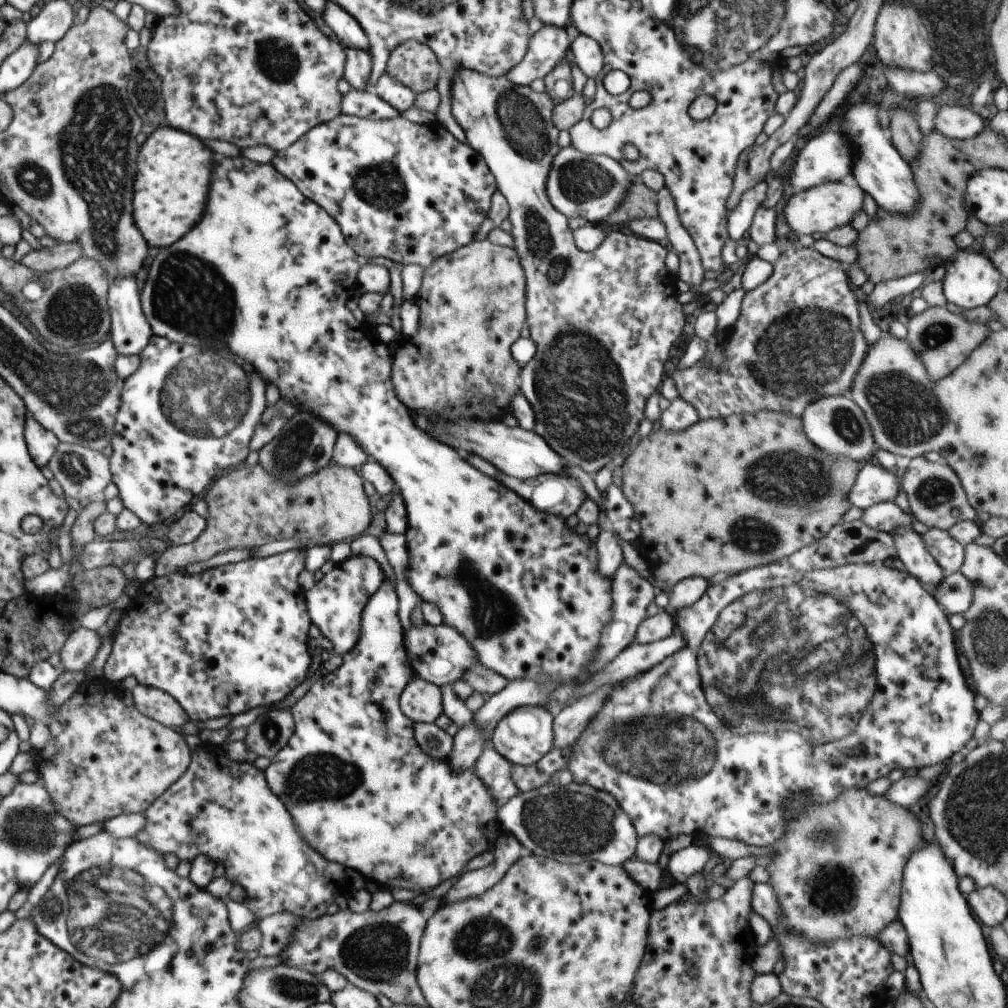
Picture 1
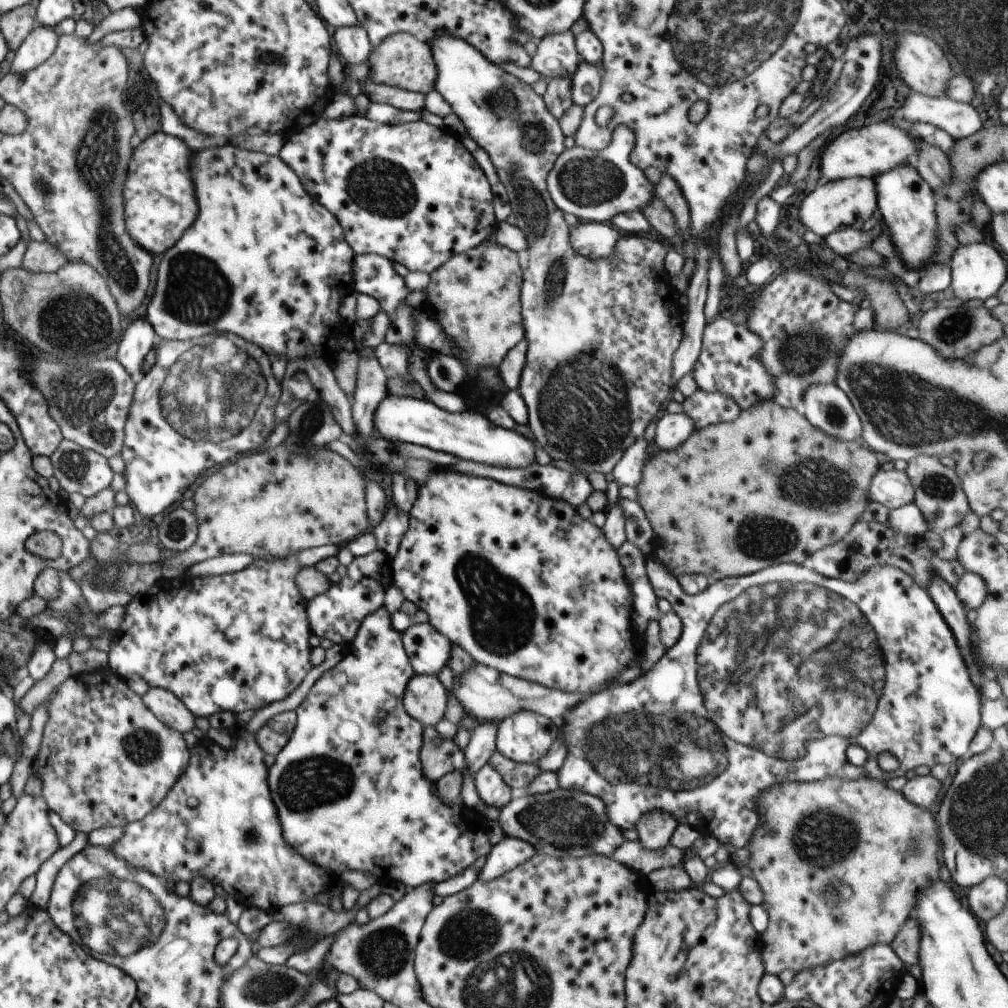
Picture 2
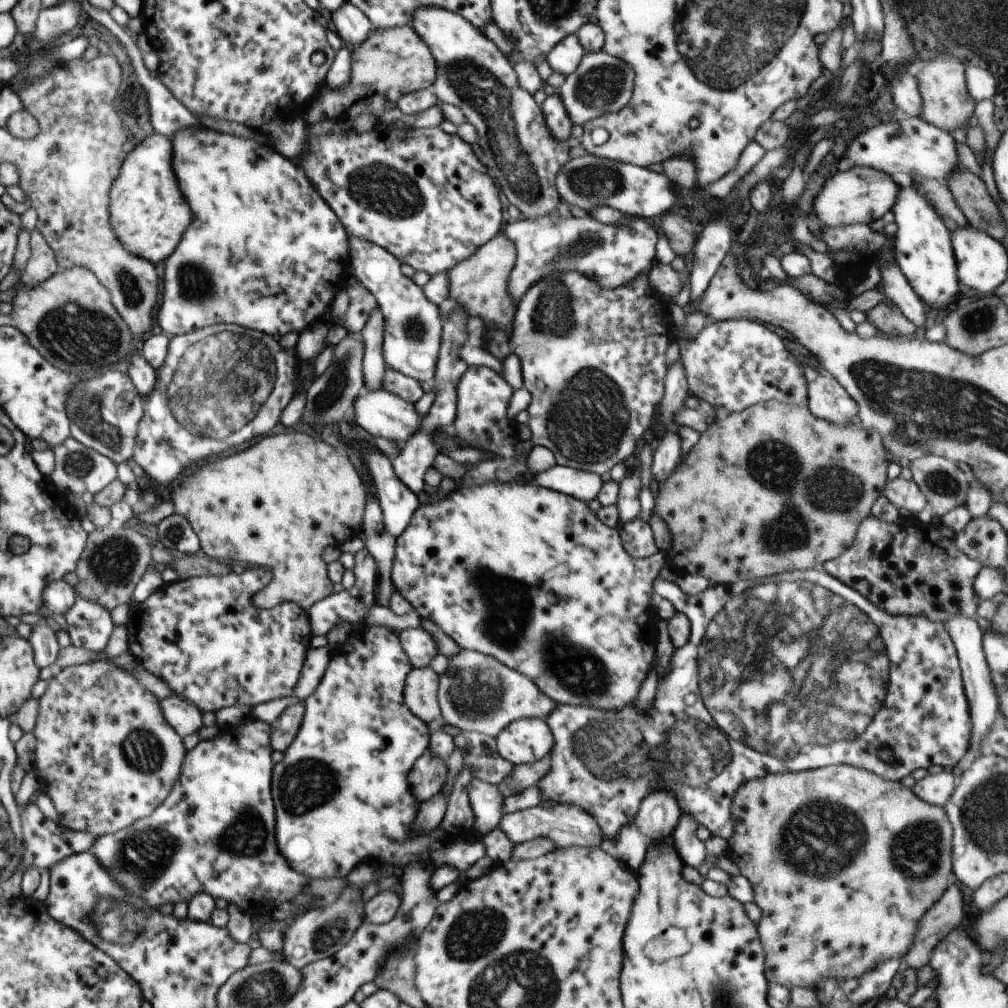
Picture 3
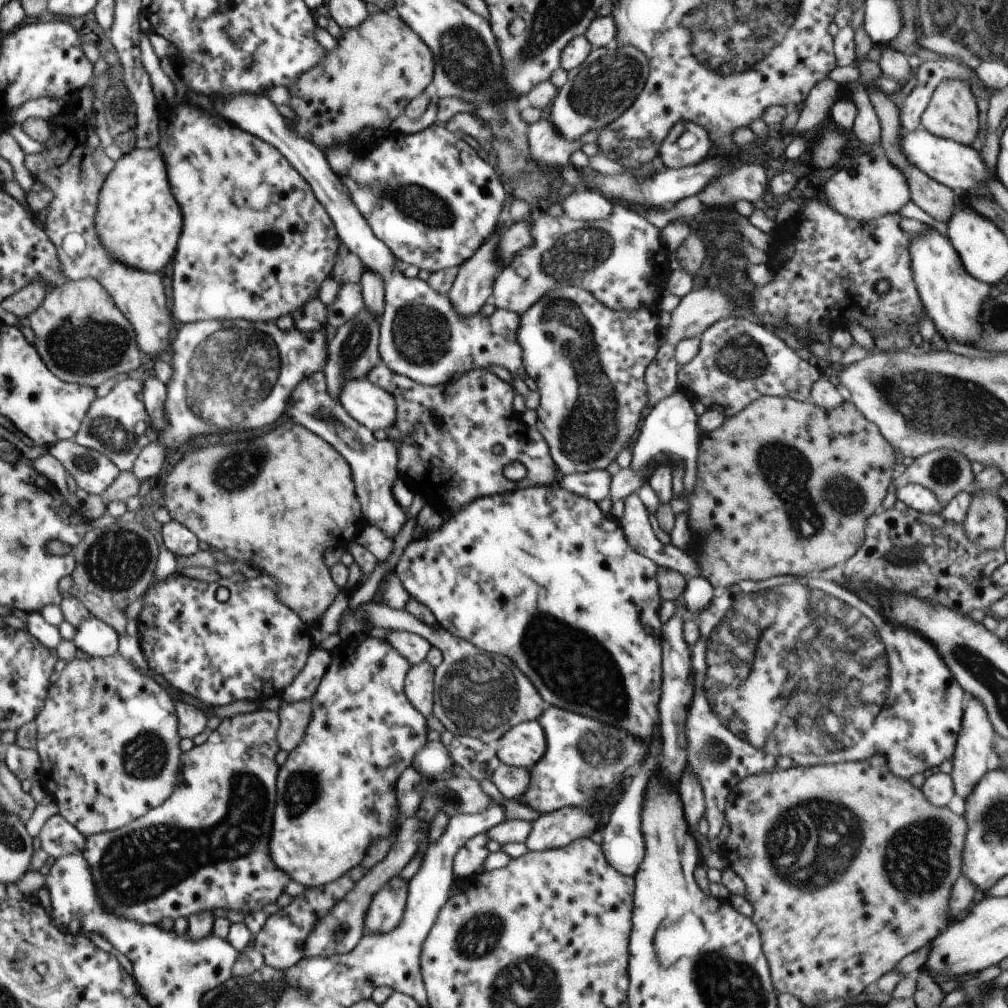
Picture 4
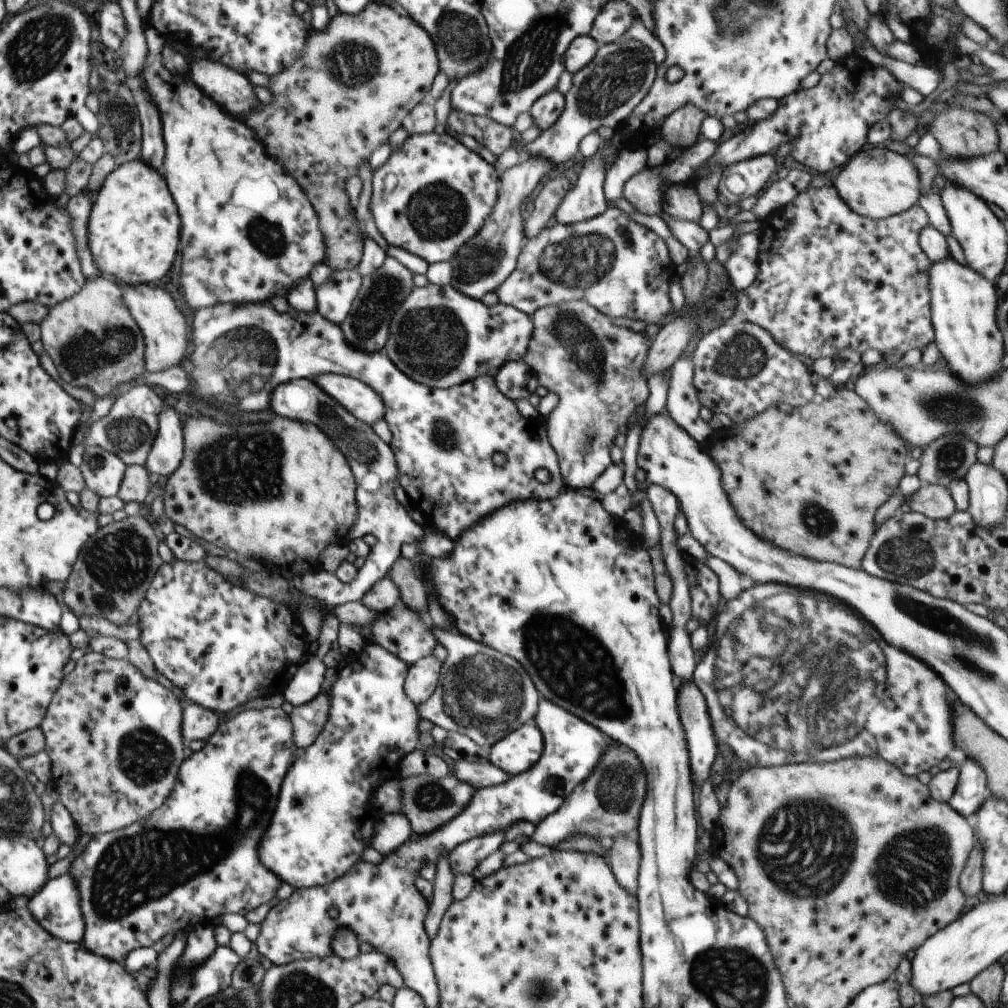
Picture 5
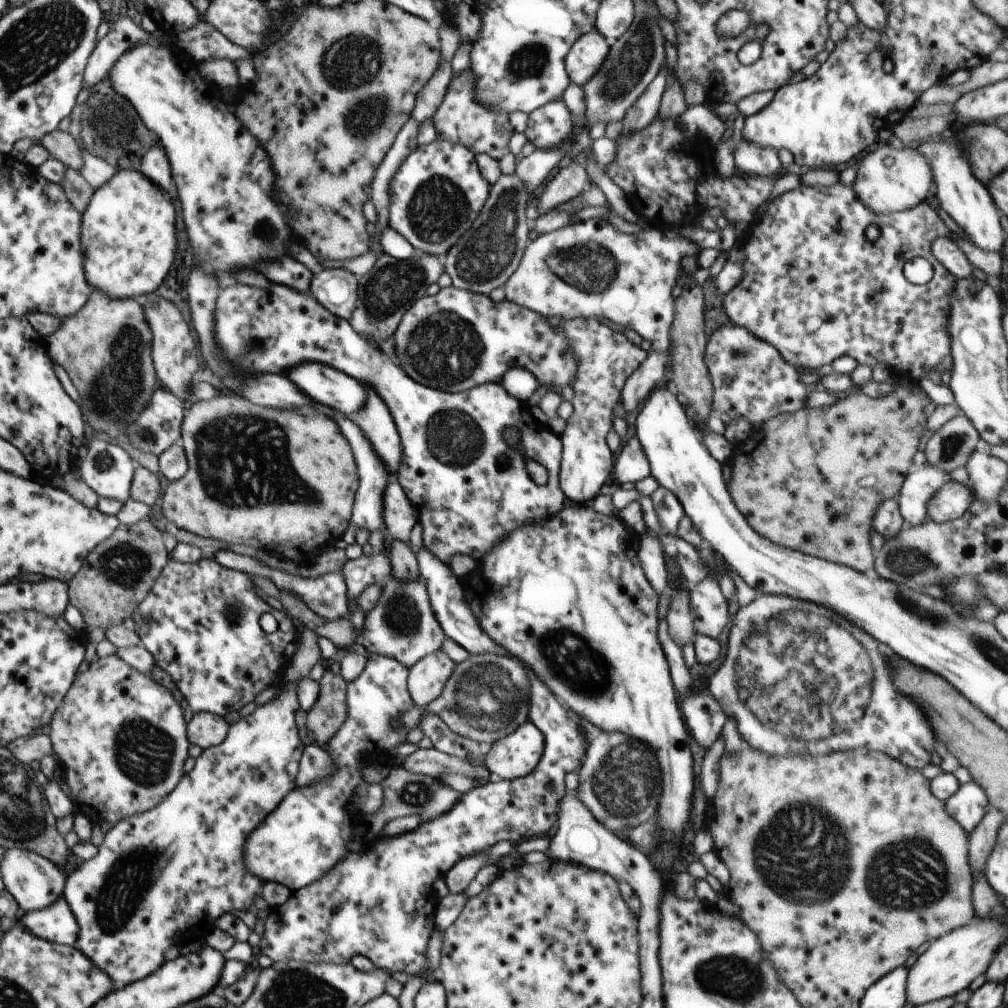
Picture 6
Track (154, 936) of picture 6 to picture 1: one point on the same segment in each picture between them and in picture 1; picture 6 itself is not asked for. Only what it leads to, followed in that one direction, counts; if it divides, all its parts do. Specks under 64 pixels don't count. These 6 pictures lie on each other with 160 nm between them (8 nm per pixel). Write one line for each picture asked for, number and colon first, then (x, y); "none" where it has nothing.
1: (222, 809)
2: (219, 822)
3: (215, 833)
4: (159, 866)
5: (195, 858)

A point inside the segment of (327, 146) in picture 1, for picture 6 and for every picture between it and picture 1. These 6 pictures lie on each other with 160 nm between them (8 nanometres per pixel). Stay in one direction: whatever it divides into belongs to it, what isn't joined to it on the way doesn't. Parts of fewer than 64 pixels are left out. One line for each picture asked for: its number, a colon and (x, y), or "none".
2: (412, 193)
3: (422, 194)
4: (433, 201)
5: (432, 196)
6: (436, 195)

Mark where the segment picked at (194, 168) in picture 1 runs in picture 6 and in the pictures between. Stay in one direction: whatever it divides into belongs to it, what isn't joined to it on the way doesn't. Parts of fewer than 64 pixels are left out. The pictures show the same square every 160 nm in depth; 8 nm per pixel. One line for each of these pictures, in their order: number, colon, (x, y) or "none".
2: (161, 205)
3: (151, 215)
4: (139, 223)
5: (133, 232)
6: (129, 235)

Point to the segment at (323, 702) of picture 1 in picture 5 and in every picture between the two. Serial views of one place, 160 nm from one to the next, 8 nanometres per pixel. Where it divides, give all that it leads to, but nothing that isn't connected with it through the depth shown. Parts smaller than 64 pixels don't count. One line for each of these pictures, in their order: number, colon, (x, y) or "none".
2: (350, 793)
3: (341, 793)
4: (364, 733)
5: (324, 820)

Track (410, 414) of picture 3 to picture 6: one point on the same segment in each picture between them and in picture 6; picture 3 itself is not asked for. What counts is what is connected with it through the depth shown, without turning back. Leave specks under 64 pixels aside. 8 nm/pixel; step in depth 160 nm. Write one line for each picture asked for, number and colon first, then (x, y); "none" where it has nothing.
4: (368, 404)
5: (359, 399)
6: (326, 386)

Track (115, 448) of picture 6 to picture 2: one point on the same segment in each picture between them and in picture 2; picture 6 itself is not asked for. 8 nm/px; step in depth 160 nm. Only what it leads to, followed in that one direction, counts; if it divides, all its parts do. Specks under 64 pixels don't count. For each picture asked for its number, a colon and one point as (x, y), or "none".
2: (77, 469)
3: (80, 469)
4: (93, 471)
5: (103, 471)

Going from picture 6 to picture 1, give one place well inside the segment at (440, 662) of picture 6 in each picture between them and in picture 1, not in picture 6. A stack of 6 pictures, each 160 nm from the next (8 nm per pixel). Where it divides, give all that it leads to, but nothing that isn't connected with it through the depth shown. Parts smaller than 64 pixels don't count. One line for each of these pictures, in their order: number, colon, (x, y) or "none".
1: (421, 702)
2: (424, 698)
3: (421, 685)
4: (419, 688)
5: (423, 676)

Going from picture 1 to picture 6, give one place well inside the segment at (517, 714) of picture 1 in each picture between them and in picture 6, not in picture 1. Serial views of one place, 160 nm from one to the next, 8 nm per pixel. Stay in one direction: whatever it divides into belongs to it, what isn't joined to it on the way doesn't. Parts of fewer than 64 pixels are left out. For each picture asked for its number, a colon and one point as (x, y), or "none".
2: (525, 737)
3: (526, 740)
4: (523, 745)
5: (517, 752)
6: (514, 756)

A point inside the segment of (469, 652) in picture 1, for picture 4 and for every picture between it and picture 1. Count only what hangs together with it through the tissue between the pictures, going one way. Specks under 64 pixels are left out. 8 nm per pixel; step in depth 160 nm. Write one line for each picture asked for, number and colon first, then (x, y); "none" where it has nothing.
2: (429, 651)
3: (418, 643)
4: (412, 646)

